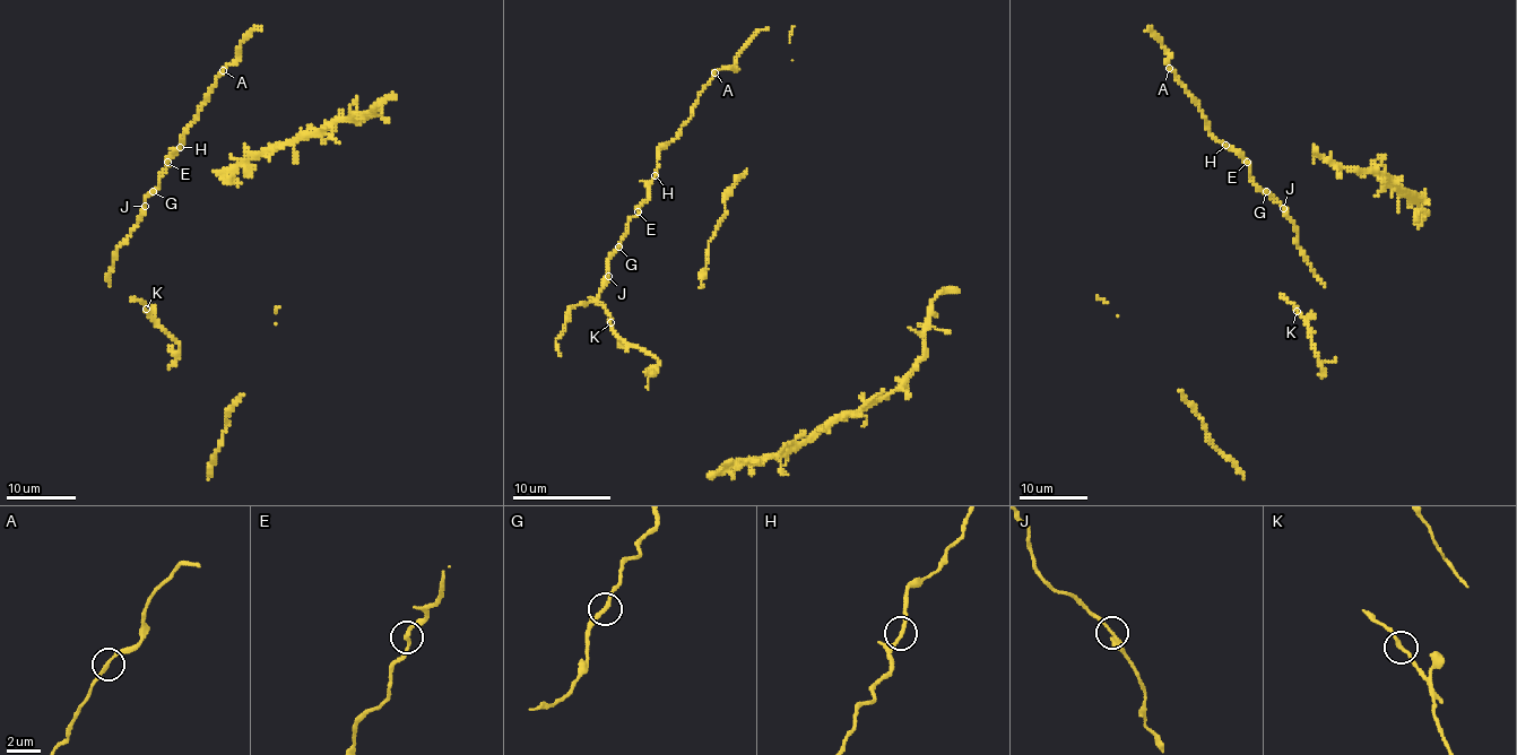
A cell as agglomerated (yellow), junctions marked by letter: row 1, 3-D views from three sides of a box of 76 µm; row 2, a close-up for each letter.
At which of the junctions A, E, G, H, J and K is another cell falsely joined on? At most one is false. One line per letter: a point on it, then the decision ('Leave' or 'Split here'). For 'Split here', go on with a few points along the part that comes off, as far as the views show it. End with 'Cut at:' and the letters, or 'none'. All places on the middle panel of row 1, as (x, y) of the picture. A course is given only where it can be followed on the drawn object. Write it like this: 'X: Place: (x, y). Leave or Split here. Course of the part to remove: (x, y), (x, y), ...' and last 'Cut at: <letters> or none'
A: Place: (714, 72). Leave
E: Place: (638, 211). Leave
G: Place: (618, 246). Leave
H: Place: (655, 175). Leave
J: Place: (608, 276). Leave
K: Place: (610, 322). Leave
Cut at: none

